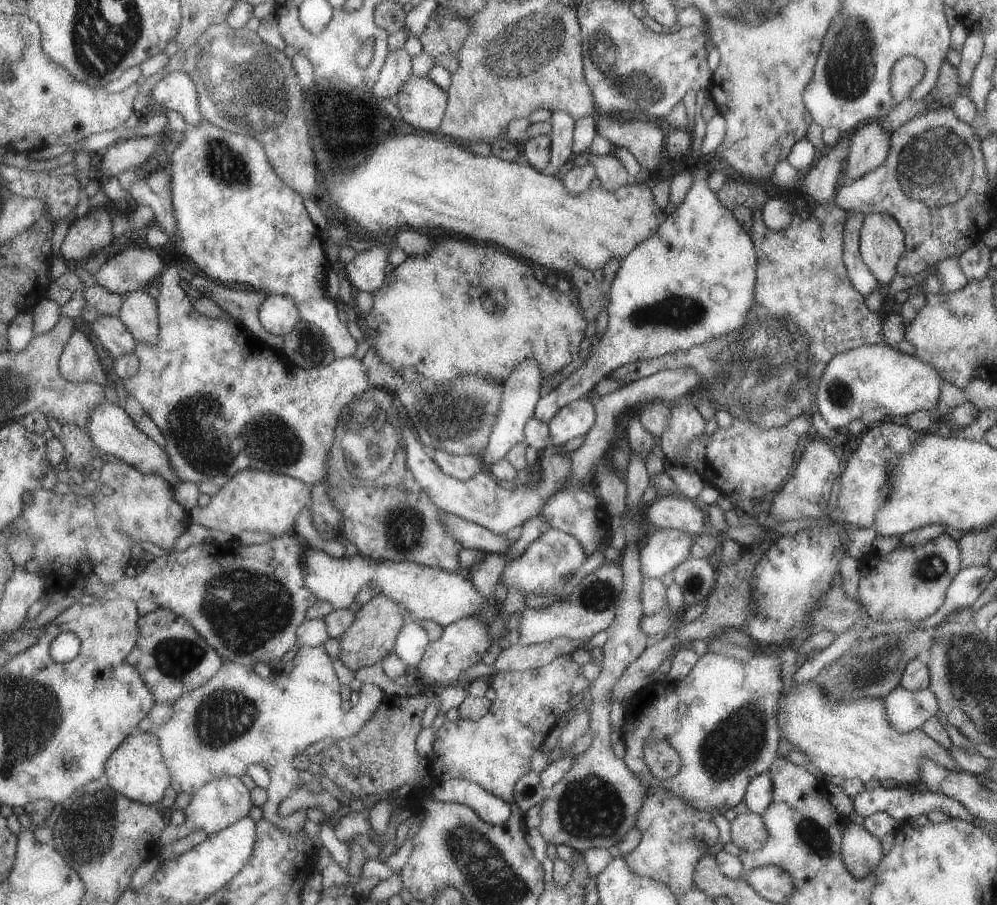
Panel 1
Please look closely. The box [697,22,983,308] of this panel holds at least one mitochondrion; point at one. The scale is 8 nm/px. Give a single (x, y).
(932, 169)

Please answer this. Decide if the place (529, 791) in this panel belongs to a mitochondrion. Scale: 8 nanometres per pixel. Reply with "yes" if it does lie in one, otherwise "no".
no

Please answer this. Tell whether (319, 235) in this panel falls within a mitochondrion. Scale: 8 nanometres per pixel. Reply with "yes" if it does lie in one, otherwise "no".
no

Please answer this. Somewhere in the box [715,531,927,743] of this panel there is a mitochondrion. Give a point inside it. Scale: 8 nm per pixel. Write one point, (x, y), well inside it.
(870, 668)

